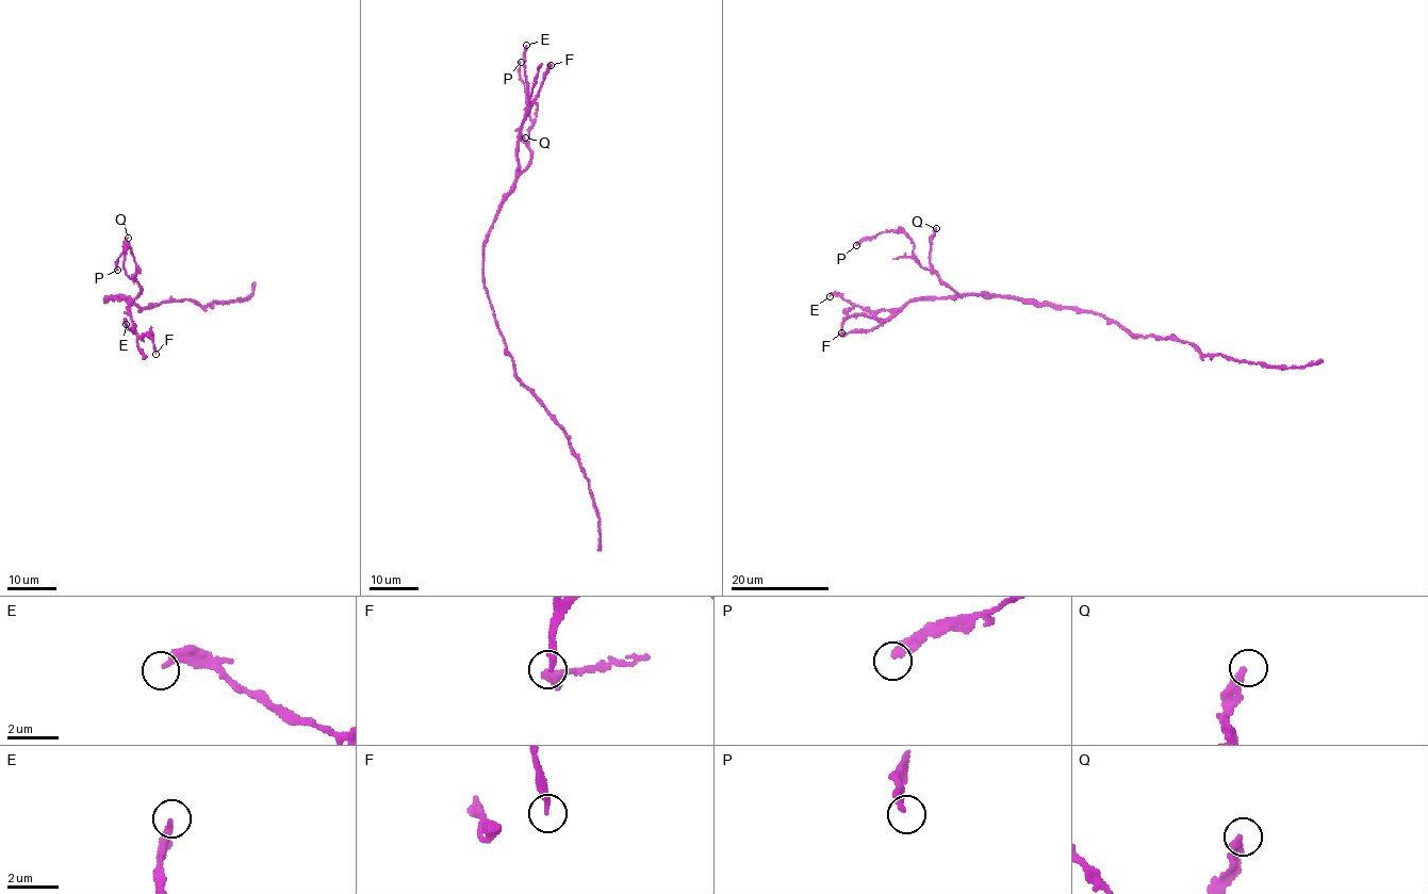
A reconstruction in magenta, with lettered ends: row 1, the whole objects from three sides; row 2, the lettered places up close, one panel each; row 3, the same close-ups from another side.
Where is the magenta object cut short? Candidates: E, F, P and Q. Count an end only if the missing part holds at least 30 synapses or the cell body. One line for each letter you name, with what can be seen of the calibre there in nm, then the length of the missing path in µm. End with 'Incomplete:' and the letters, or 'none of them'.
F: 220 nm thick; about 20 µm are missing
Incomplete: F

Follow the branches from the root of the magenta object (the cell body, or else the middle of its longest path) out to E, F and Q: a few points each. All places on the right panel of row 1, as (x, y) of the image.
E: (1089, 312), (974, 294), (925, 297), (893, 309), (866, 310), (839, 296), (830, 296)
F: (1089, 312), (1001, 296), (925, 297), (905, 303), (883, 320), (867, 315), (850, 315), (841, 332)
Q: (1089, 312), (1001, 296), (962, 296), (940, 279), (930, 263), (930, 237), (936, 228)

